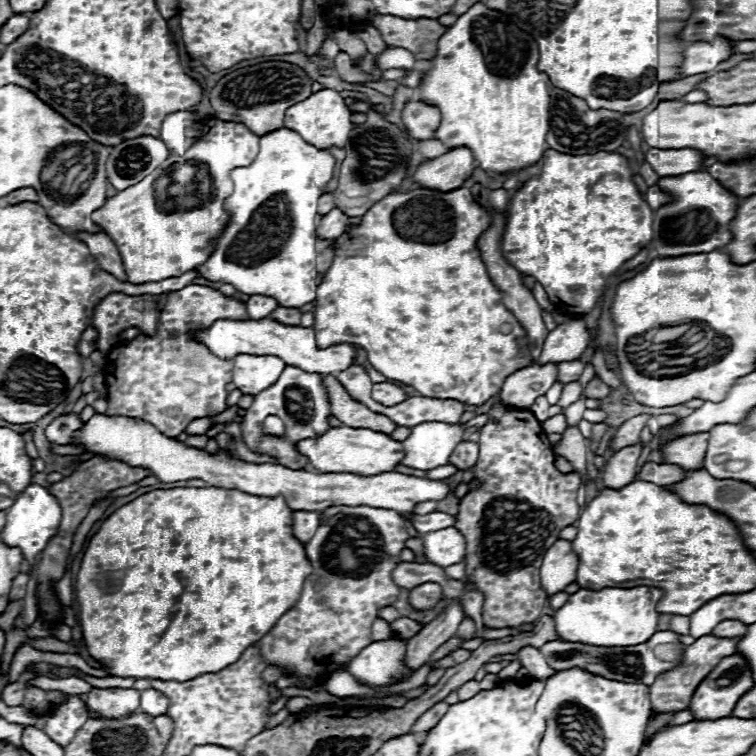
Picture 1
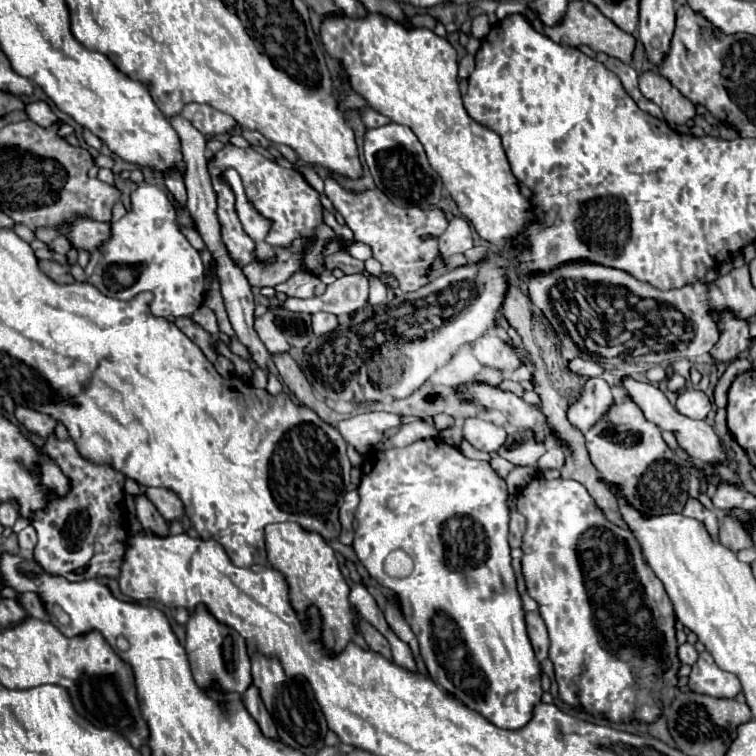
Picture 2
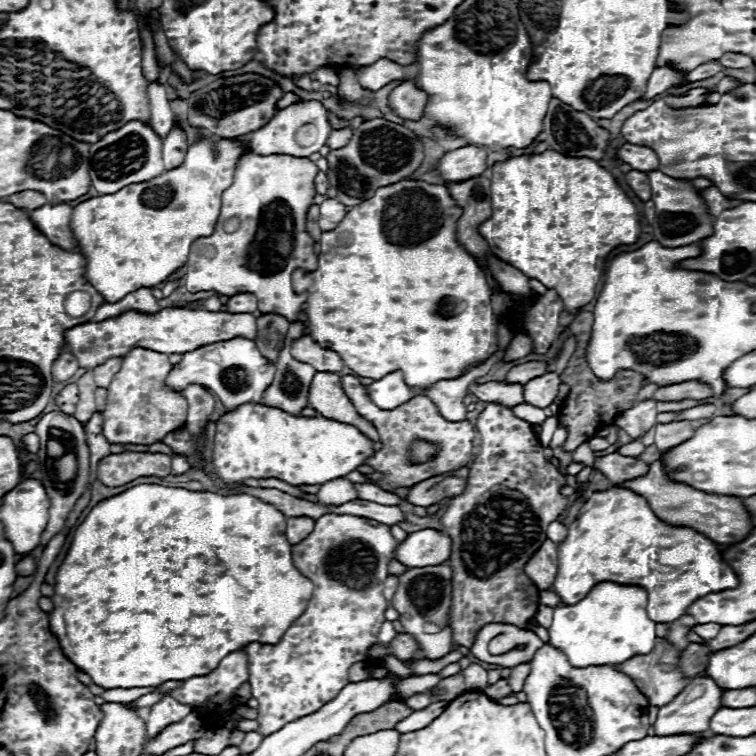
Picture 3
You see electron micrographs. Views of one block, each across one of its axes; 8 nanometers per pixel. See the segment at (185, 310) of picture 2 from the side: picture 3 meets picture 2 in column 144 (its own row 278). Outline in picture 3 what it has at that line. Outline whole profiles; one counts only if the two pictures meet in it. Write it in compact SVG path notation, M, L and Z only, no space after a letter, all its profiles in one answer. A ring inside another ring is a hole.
M248 152L234 172L234 182L222 194L222 208L216 222L216 228L210 236L202 236L194 240L190 248L190 256L186 262L186 288L188 292L214 290L218 294L234 296L250 292L258 298L258 310L262 314L280 314L290 322L298 320L298 310L308 300L308 294L298 294L292 288L292 272L302 268L304 272L316 270L316 250L314 240L306 230L306 212L314 204L316 188L314 178L318 174L318 166L310 158L296 158L288 154L270 154L260 156ZM230 216L240 218L240 228L232 234L224 232L222 222Z

